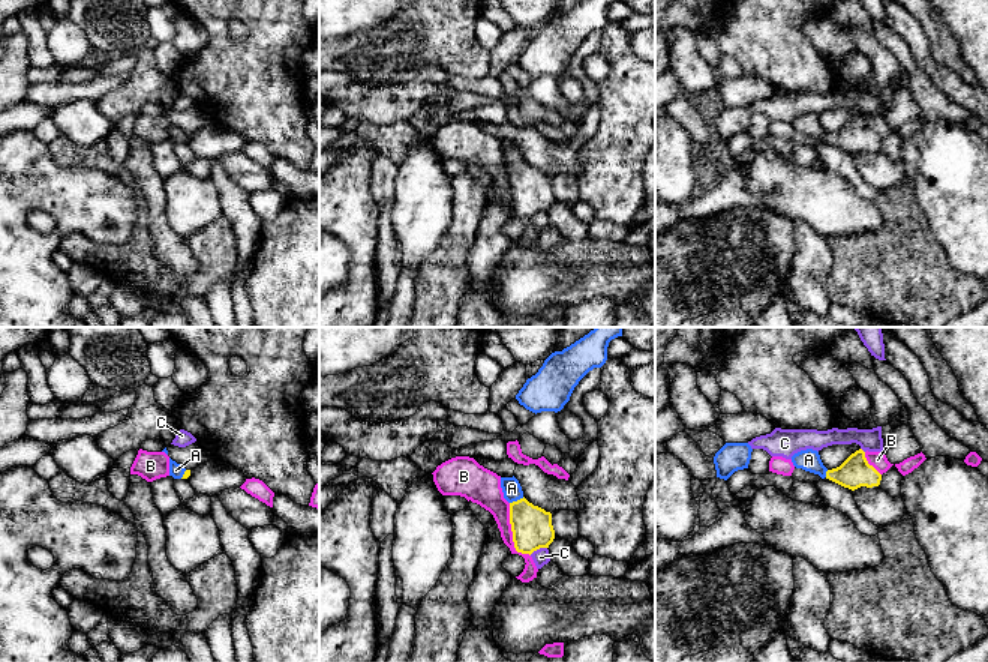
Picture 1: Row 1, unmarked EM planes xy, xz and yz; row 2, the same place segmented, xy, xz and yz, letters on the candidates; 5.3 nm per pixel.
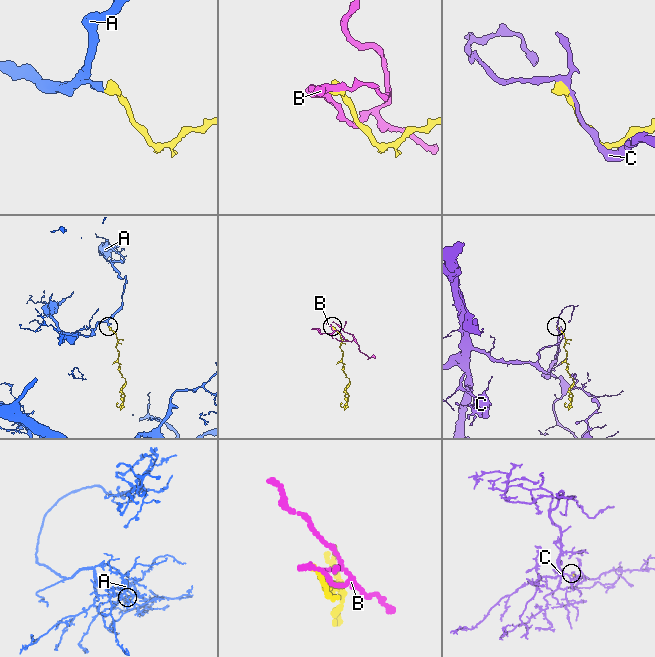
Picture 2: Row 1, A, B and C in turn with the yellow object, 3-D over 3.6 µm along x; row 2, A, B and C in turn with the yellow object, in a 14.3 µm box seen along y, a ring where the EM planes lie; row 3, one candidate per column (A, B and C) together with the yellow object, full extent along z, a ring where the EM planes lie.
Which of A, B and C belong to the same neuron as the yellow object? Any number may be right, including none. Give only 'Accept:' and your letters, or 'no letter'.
Accept: A

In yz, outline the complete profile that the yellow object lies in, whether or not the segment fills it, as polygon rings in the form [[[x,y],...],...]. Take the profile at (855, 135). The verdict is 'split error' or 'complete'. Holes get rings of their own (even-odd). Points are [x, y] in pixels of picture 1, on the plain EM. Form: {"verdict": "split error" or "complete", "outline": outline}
{"verdict": "split error", "outline": [[[807,113],[795,117],[792,126],[796,132],[819,138],[852,155],[879,150],[882,138],[868,128],[862,113],[852,117],[840,131],[828,134],[817,114]]]}

